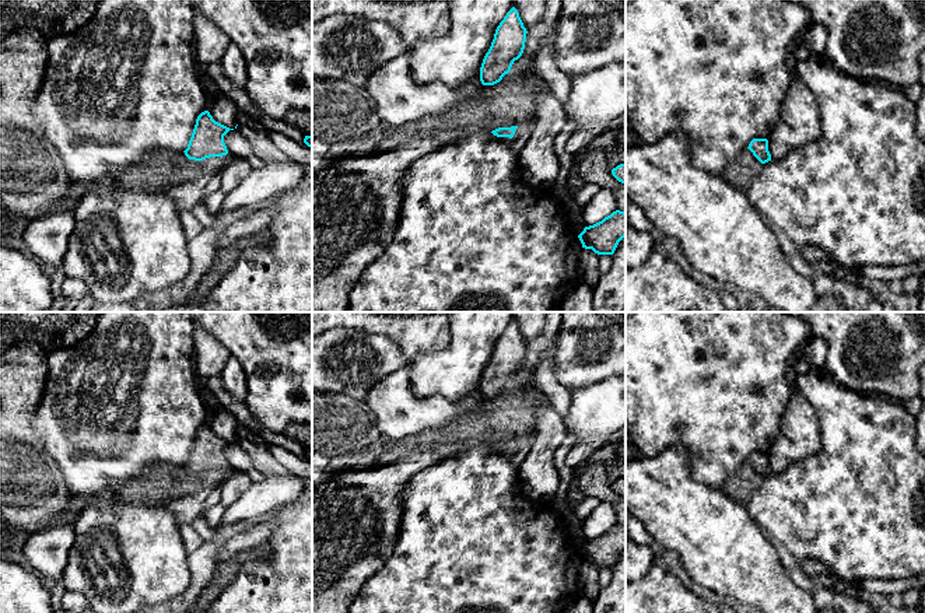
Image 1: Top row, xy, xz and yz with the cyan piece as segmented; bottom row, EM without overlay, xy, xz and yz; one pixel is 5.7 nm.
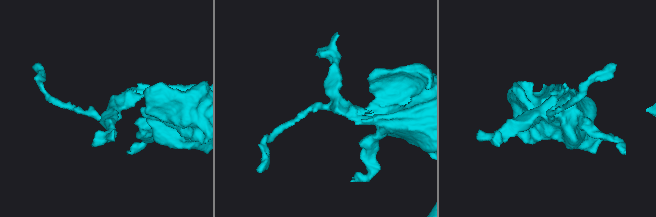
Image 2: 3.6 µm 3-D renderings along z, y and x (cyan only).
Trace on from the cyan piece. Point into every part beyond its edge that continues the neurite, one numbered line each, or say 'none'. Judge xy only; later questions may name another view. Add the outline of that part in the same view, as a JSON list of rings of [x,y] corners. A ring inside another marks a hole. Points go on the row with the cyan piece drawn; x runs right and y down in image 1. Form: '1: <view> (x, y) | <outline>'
none

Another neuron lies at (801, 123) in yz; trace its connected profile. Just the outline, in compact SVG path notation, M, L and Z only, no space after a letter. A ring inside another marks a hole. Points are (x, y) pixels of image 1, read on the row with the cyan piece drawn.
M793 77L781 122L768 139L771 160L782 160L791 151L816 141L820 134L821 119L816 97L799 77Z

